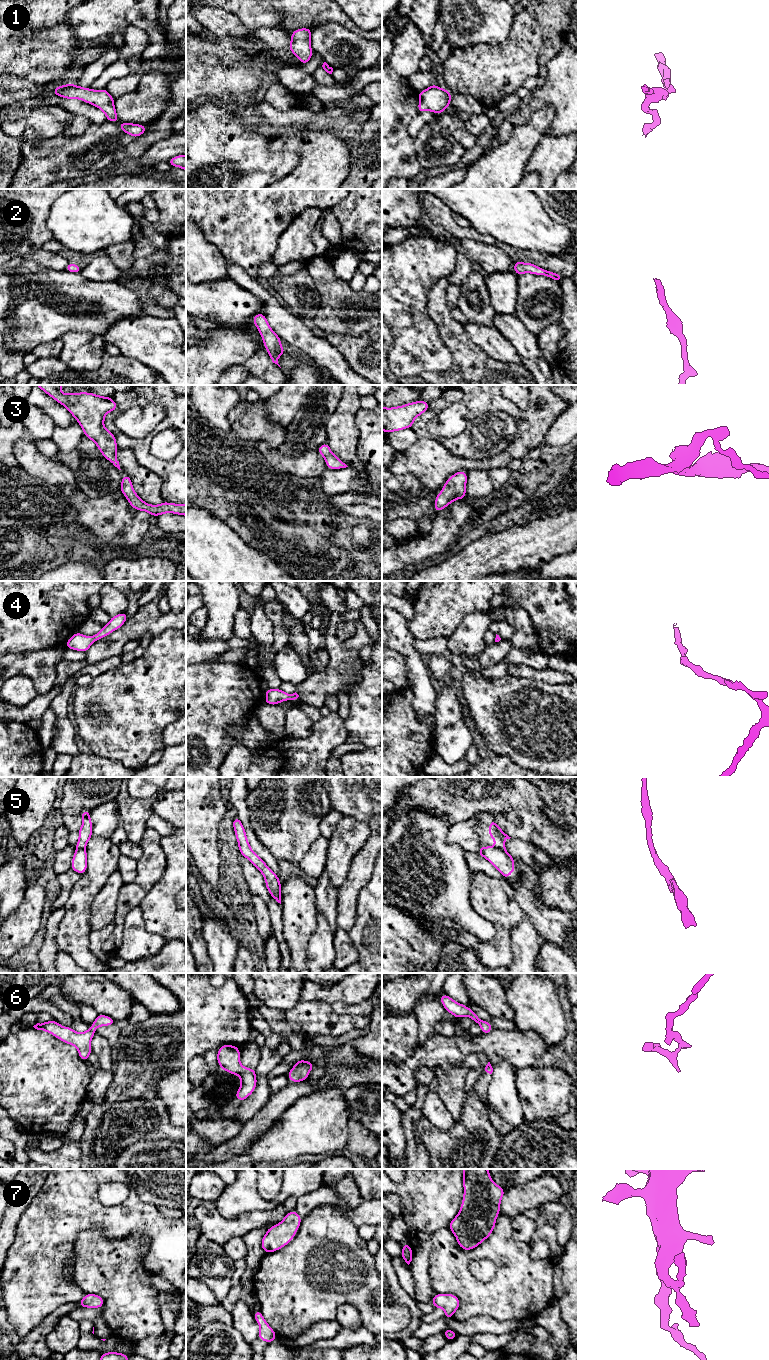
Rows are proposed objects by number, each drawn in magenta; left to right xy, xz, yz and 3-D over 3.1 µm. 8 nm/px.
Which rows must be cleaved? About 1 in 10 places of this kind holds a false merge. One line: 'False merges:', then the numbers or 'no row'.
False merges: 5

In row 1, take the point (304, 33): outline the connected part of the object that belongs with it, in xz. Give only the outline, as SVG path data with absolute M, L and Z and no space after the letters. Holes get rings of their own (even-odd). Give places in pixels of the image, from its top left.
M301 28L291 32L291 42L288 49L300 60L302 65L309 62L313 51L310 44L312 29Z

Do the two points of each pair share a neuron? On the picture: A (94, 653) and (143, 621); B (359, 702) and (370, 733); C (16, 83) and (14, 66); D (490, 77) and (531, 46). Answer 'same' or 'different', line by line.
A: same
B: same
C: different
D: same

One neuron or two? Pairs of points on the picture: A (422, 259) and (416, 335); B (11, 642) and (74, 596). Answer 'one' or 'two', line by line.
A: one
B: one

